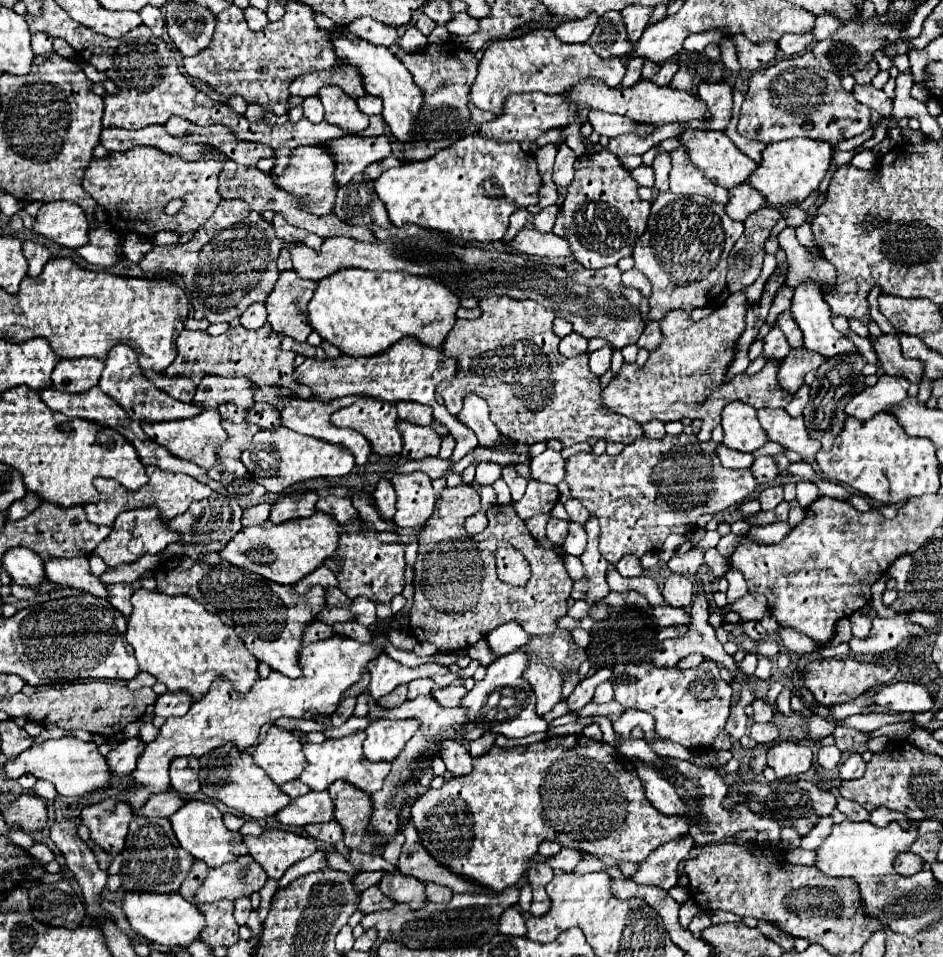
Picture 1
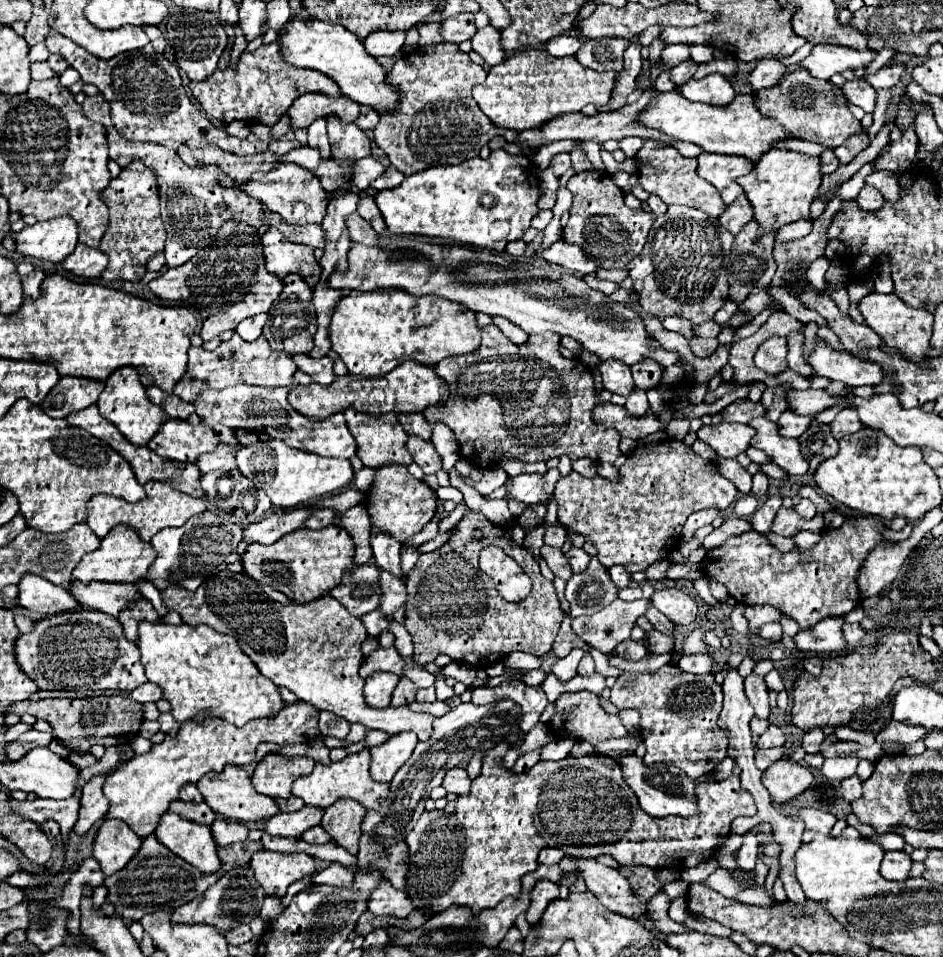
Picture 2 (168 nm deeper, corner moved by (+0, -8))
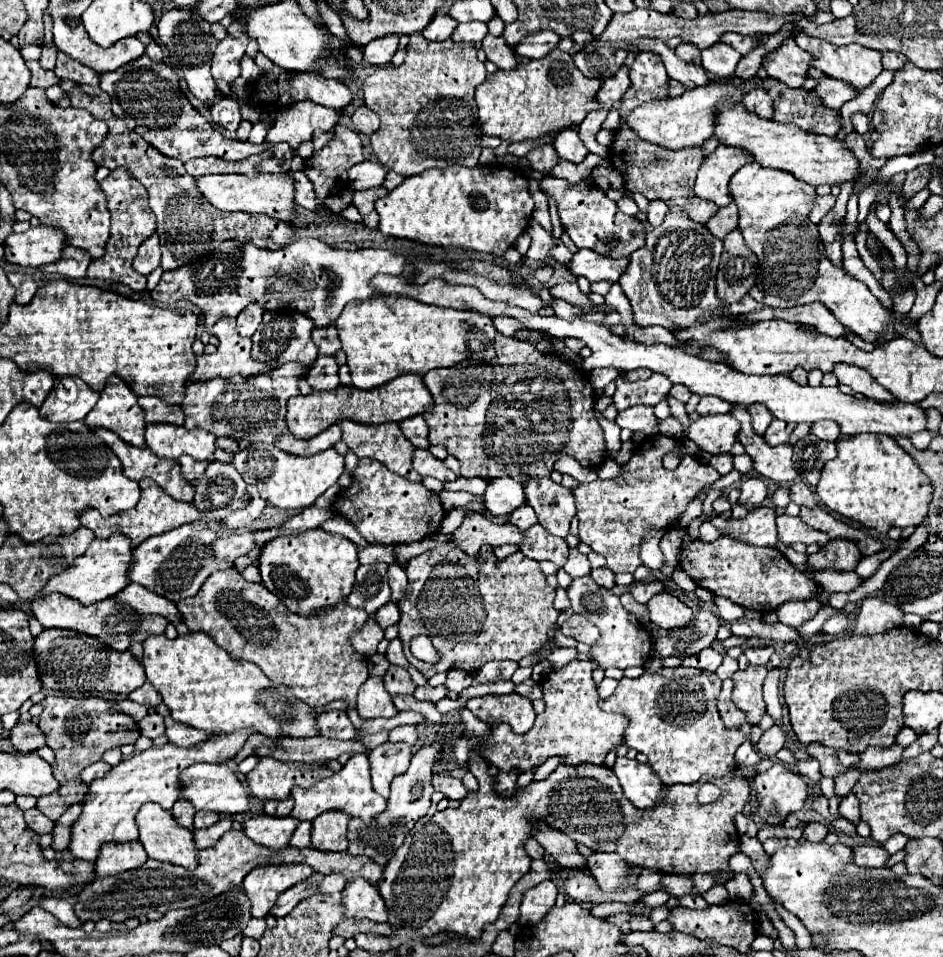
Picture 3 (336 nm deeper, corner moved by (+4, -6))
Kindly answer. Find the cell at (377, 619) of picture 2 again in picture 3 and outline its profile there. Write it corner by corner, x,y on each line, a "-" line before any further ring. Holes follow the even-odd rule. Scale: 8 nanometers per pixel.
386,603
386,605
382,605
372,617
374,617
374,621
376,621
382,629
386,629
386,627
396,625
396,623
400,621
400,611
398,611
398,605
396,605
396,603

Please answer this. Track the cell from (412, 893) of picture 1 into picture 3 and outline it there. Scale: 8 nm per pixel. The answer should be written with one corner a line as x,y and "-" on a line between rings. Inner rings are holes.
354,879
346,883
344,907
346,917
370,919
376,923
384,923
388,919
388,909
378,887
368,883
366,879

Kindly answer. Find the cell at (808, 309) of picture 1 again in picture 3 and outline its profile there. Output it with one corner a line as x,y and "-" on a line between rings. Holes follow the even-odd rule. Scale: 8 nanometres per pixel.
838,363
834,365
832,373
838,377
840,383
848,385
852,391
868,397
868,399
876,399
876,401
892,401
894,395
890,391
884,391
884,387
880,387
876,383
876,379
872,379
872,375
868,375
868,371
856,367
856,365
848,365
848,363

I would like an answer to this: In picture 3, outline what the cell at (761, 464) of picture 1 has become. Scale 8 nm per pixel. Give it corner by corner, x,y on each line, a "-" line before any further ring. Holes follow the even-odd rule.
750,477
750,479
746,479
746,481
742,483
740,491
742,491
740,501
738,501
740,505
746,505
746,507
758,507
758,505
764,501
768,489
766,489
766,485
764,485
762,479

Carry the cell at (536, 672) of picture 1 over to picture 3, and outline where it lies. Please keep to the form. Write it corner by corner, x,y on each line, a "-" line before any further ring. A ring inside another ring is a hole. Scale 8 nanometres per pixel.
484,695
468,699
466,707
486,723
508,723
516,733
526,733
534,725
532,701
518,695

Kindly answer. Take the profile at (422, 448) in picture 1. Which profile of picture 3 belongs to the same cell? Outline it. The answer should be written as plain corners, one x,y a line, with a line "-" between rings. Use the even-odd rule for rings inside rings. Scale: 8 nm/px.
416,449
414,451
414,457
412,457
412,467
422,475
430,475
430,477
436,477
440,481
446,481
446,479
456,479
456,475
446,467
444,461
436,459
428,449

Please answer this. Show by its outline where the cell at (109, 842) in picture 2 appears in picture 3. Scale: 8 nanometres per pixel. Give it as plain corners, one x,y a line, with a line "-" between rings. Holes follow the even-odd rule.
138,841
104,843
98,859
94,861
94,867
96,867
98,877
108,877
108,875
116,875
116,873
122,873
128,869
136,869
146,859
148,859
148,855

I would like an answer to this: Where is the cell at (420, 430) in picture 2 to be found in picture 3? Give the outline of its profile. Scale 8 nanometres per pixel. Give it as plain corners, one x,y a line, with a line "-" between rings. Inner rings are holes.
414,415
412,419
404,419
404,421
400,421
398,425
400,425
402,433
406,435
406,439
408,439
414,447
418,447
418,449
428,449
428,447
430,447
430,445
428,445
428,439
426,439
426,435
428,435
428,425
426,425
426,421
424,421
422,415

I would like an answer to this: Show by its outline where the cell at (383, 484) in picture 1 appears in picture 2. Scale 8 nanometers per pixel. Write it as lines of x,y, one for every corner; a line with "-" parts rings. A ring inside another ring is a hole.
372,529
372,549
374,549
374,559
376,559
376,567
380,569
388,569
390,573
396,573
400,579
404,579
402,569
400,569
400,543
396,539
392,539
390,535
384,535
376,529

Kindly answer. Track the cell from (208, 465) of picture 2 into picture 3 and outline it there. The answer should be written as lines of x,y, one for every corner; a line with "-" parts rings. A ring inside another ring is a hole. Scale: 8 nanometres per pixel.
180,457
178,463
180,463
180,467
182,467
184,477
186,477
188,481
196,481
196,479
200,479
200,477
204,475
206,467
208,467
212,461
196,461
196,459
192,459
192,457

